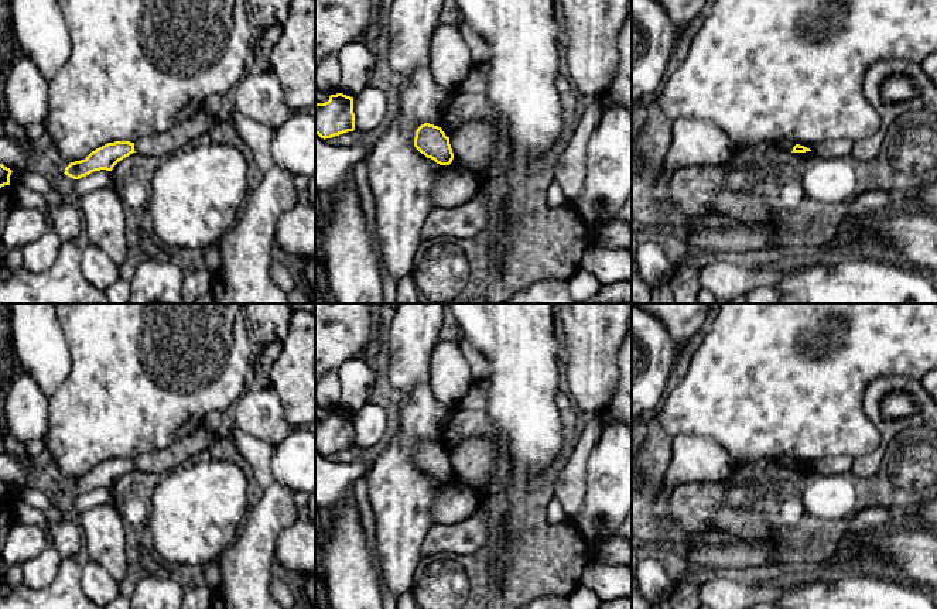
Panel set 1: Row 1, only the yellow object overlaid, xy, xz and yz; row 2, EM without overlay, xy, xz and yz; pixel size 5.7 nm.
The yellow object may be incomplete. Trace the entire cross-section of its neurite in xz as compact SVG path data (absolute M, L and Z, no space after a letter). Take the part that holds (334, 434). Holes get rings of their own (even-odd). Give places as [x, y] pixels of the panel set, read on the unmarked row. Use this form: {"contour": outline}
{"contour": "M331 411L325 420L315 420L315 451L331 455L355 447L353 414Z"}

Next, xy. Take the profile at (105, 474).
{"contour": "M114 458L107 459L95 468L92 468L85 476L71 479L65 485L65 492L79 496L95 487L106 486L112 487L113 483L129 473L134 468L134 459L130 458Z"}

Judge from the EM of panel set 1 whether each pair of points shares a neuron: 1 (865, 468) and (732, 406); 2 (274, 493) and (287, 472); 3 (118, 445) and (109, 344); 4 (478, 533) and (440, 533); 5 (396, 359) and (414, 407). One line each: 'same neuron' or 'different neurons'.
1: different neurons
2: different neurons
3: same neuron
4: same neuron
5: different neurons

